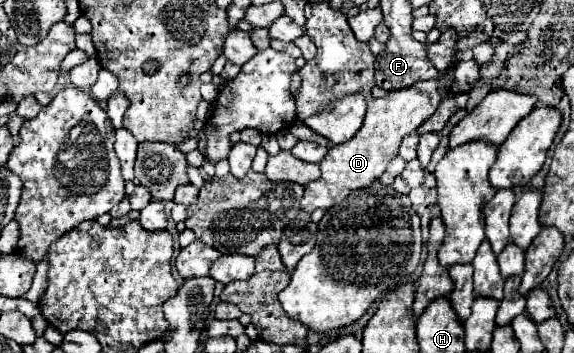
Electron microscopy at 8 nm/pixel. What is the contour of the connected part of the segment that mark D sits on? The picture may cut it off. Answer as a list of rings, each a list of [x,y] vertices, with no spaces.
[[[449,68],[441,78],[439,84],[413,84],[405,90],[387,92],[383,98],[373,98],[367,106],[363,128],[353,136],[353,140],[345,142],[345,146],[333,146],[329,154],[321,160],[321,178],[309,182],[305,186],[305,194],[301,198],[301,210],[313,212],[317,208],[331,208],[343,202],[353,190],[369,186],[377,180],[391,158],[399,154],[401,140],[415,132],[437,108],[441,98],[447,94],[453,80],[453,68]]]

